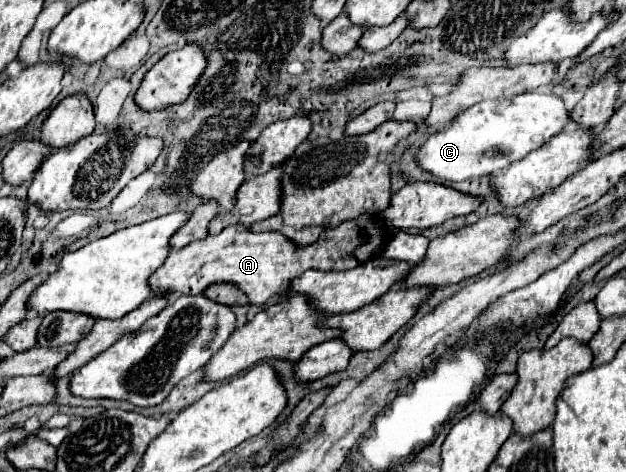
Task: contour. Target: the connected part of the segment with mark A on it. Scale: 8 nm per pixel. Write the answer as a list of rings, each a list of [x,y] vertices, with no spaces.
[[[372,217],[344,221],[336,229],[322,231],[320,239],[308,247],[292,245],[280,233],[252,233],[248,227],[228,225],[214,237],[192,241],[190,245],[172,251],[164,265],[150,275],[150,289],[154,295],[200,295],[214,283],[238,285],[254,305],[264,305],[270,297],[282,295],[290,279],[300,277],[308,269],[318,271],[344,271],[372,259],[386,243],[384,231]]]

